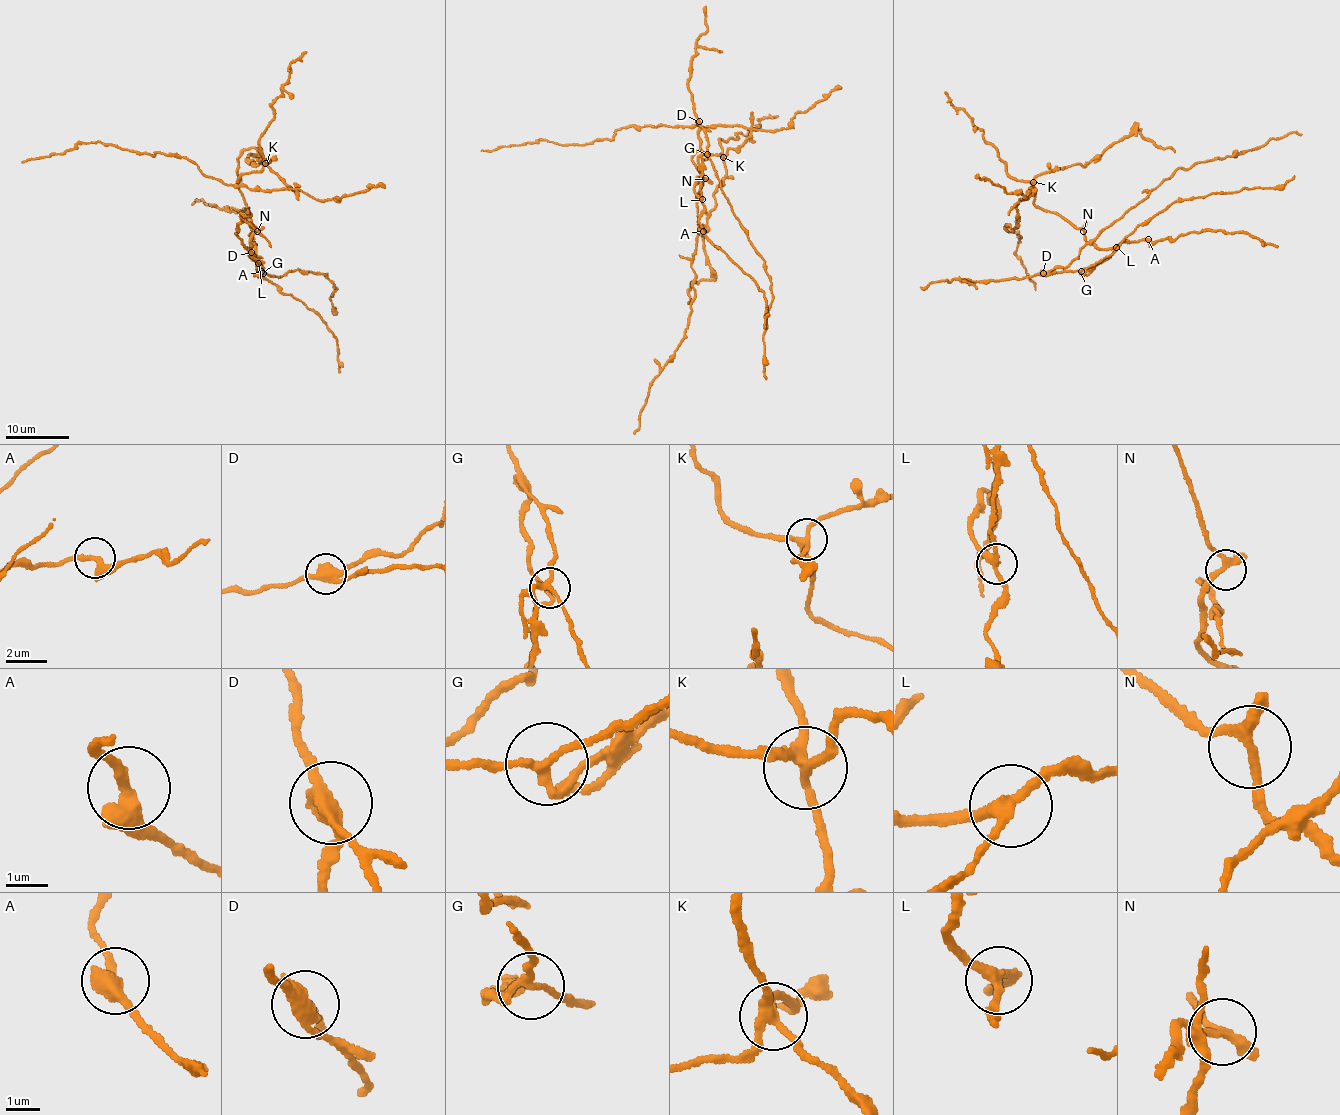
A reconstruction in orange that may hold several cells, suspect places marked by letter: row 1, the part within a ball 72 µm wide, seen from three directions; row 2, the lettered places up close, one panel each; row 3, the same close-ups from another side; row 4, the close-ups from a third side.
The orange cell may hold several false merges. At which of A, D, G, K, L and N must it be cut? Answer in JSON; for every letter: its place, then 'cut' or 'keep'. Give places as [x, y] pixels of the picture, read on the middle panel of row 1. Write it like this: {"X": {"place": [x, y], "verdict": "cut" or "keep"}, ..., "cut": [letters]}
{"A": {"place": [703, 231], "verdict": "keep"}, "D": {"place": [699, 121], "verdict": "cut"}, "G": {"place": [707, 154], "verdict": "cut"}, "K": {"place": [723, 157], "verdict": "cut"}, "L": {"place": [702, 199], "verdict": "keep"}, "N": {"place": [705, 178], "verdict": "keep"}, "cut": ["D", "G", "K"]}

